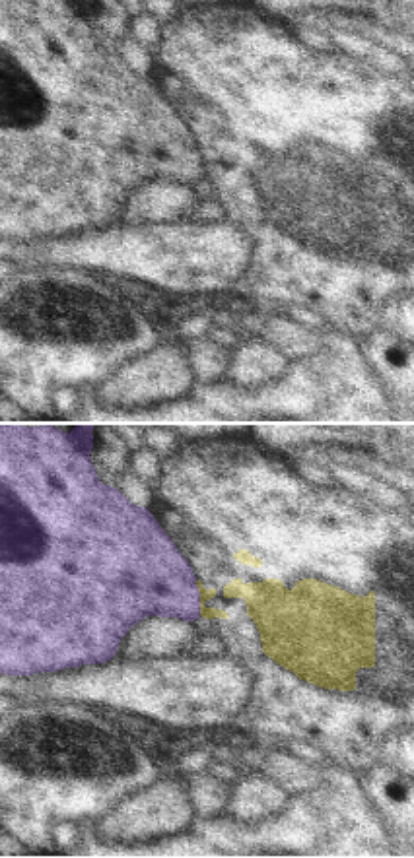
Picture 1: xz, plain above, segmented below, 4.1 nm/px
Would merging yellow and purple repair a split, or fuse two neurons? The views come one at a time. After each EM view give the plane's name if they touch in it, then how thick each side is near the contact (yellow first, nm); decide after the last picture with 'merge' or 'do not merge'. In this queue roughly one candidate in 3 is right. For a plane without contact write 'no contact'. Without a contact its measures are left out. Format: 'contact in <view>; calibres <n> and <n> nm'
contact in xz; calibres 50 and 340 nm

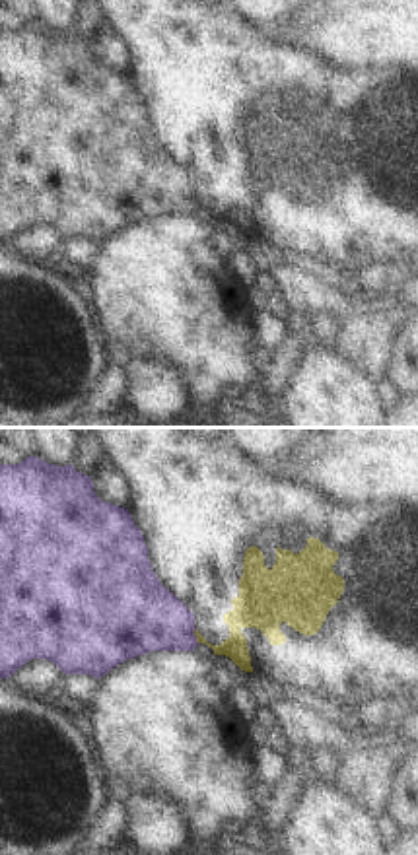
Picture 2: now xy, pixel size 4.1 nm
contact in xy; calibres 140 and 320 nm

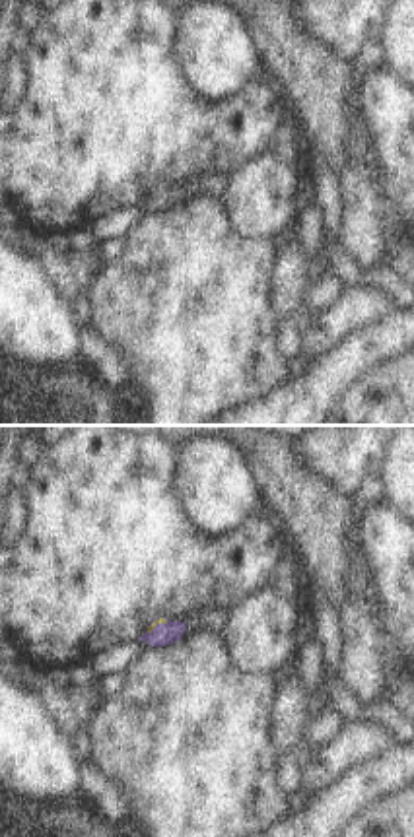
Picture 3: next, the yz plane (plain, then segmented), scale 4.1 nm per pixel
contact in yz; calibres 20 and 100 nm

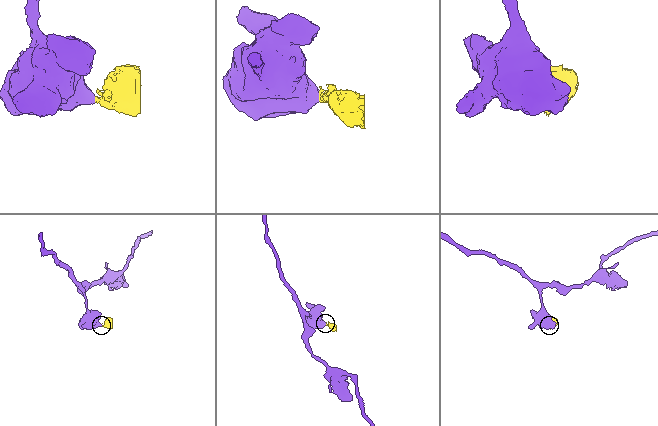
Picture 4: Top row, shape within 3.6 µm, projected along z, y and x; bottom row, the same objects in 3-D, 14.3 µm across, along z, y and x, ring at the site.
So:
do not merge

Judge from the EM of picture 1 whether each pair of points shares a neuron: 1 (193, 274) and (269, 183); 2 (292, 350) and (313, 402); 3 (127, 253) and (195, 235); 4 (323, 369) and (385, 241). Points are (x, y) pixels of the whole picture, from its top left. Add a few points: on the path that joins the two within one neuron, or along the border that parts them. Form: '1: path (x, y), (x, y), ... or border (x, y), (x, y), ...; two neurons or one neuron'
1: border (222, 220), (249, 241), (245, 270); two neurons
2: border (317, 330), (317, 348), (290, 363); two neurons
3: path (144, 253), (177, 253); one neuron
4: border (327, 323), (358, 338); two neurons

